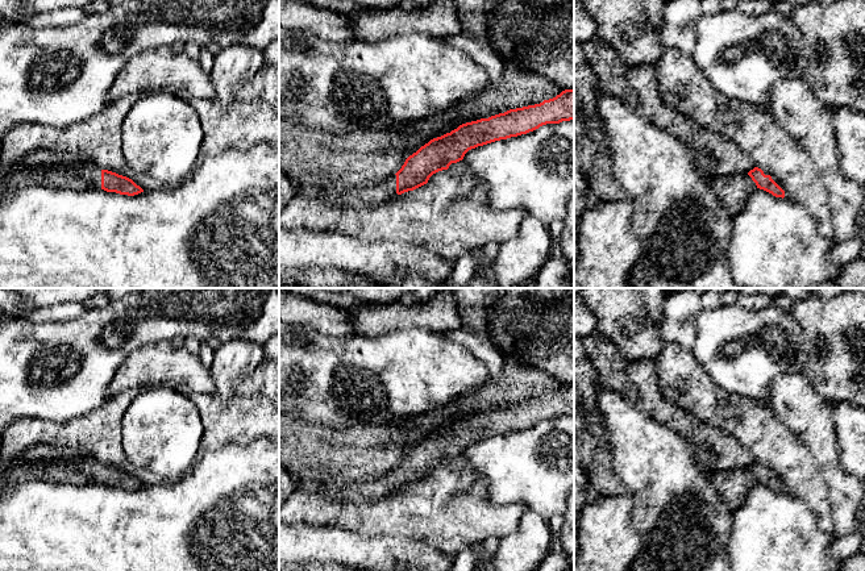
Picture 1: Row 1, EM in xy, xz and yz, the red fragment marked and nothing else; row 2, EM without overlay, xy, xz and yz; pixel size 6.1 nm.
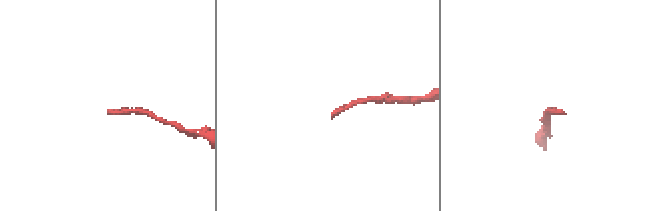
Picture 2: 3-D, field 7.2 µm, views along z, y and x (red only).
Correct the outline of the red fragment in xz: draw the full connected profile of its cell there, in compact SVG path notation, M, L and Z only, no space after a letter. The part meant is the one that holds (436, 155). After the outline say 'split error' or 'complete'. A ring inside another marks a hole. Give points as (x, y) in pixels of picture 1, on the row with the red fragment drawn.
M565 89L540 104L462 124L409 155L395 175L377 186L379 193L370 205L384 201L392 192L402 195L427 184L433 174L462 161L471 149L570 120L574 120L574 89Z | split error

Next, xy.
M82 163L80 172L82 176L93 188L128 196L134 196L144 192L144 189L140 186L137 186L132 179L108 170L101 170L100 167L90 163Z | split error

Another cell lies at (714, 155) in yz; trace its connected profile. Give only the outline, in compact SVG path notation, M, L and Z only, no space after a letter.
M632 66L625 78L637 93L639 114L683 142L691 153L695 167L706 179L745 175L756 167L753 159L733 141L704 129L665 104L657 87L656 66Z

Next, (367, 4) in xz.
M352 0L353 3L363 7L366 11L374 9L391 9L395 7L408 7L412 0Z

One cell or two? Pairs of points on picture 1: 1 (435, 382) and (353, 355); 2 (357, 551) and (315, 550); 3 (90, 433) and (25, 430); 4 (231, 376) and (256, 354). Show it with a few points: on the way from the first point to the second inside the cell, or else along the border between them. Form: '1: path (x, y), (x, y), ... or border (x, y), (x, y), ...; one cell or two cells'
1: path (415, 372), (391, 372), (385, 366), (373, 366); one cell
2: path (346, 550), (325, 550); one cell
3: path (74, 433), (41, 432); one cell
4: path (237, 370), (249, 358); one cell

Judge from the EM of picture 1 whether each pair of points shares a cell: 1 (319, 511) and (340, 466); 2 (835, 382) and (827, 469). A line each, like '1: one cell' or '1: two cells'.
1: two cells
2: two cells

